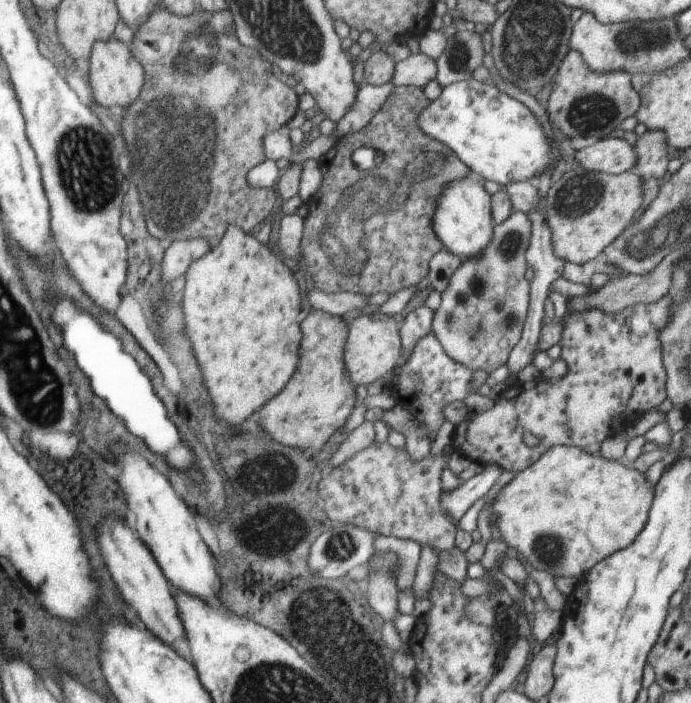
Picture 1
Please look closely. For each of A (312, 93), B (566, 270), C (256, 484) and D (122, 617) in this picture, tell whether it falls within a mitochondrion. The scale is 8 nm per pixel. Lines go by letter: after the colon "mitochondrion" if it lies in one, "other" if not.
A: other
B: other
C: mitochondrion
D: other

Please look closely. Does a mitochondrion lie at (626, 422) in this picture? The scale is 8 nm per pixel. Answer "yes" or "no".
no

